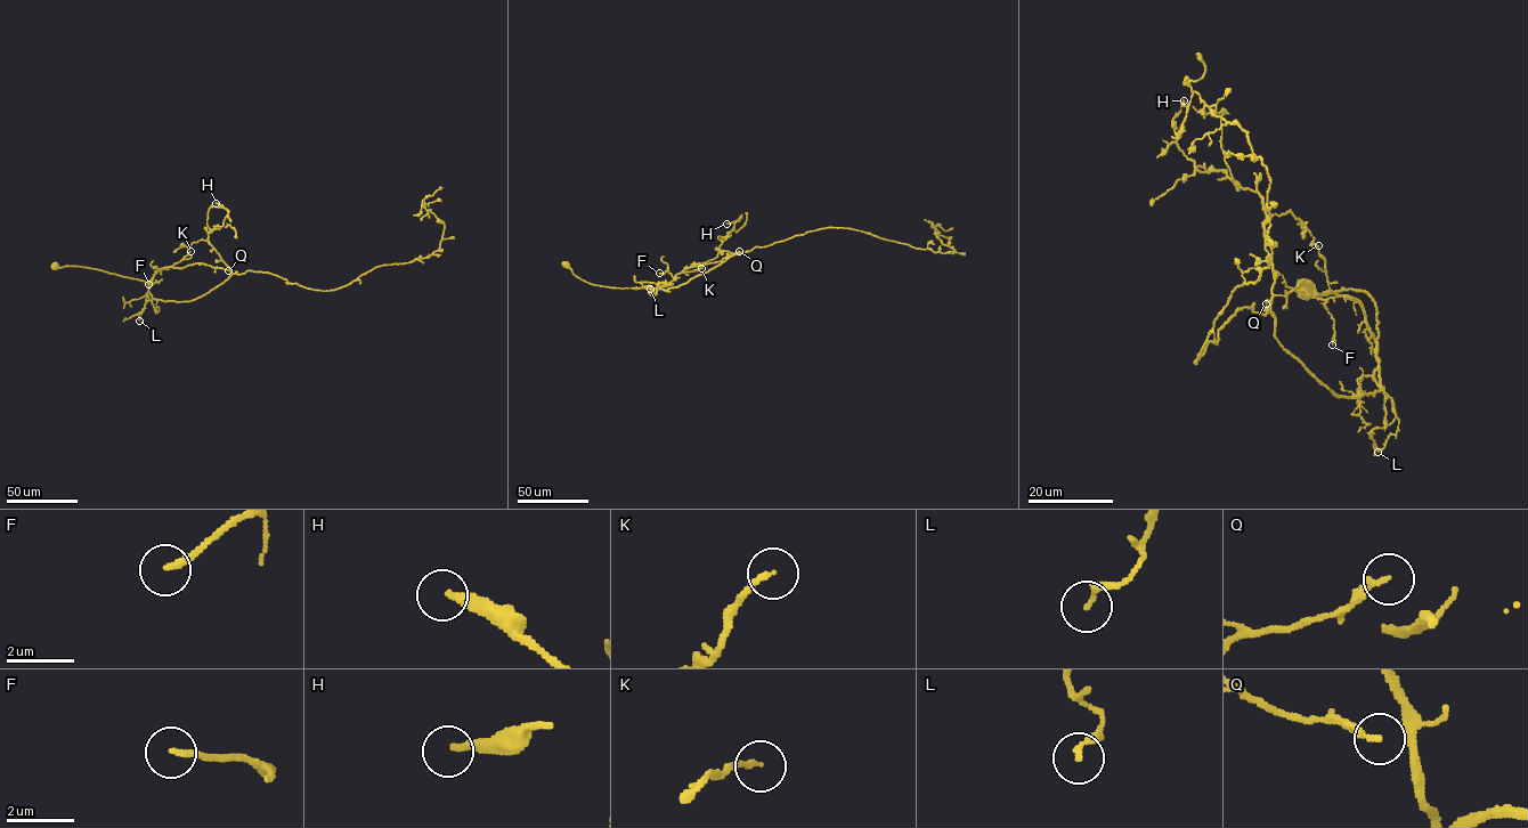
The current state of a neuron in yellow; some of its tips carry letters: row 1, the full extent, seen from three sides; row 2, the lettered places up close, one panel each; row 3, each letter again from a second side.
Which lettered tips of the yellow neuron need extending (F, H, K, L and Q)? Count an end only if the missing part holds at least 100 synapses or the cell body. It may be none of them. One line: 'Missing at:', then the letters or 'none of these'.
Missing at: none of these

